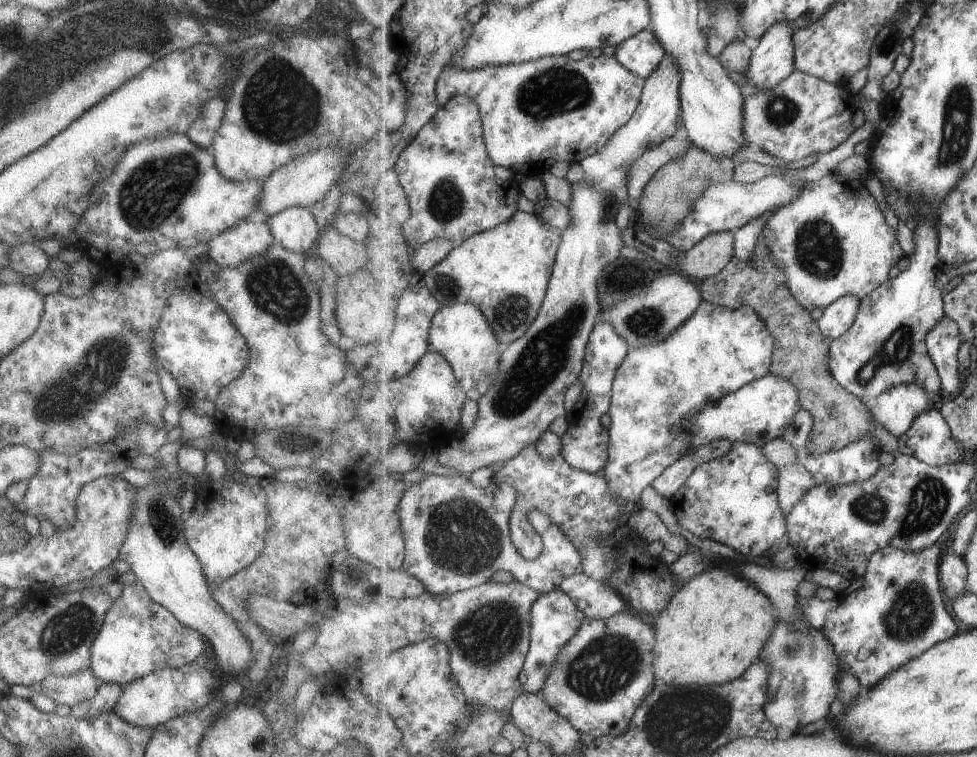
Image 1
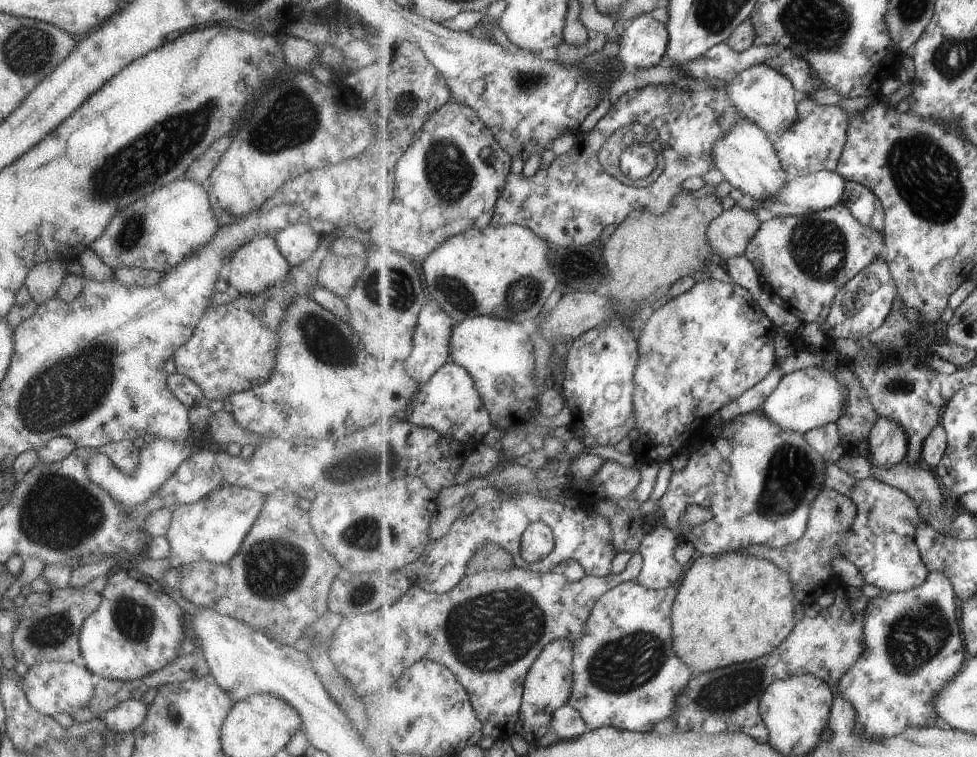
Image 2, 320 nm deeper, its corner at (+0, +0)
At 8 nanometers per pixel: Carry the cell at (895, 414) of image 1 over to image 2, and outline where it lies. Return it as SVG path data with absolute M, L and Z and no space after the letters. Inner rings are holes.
M879 417L870 435L868 458L881 469L891 468L906 460L909 437L905 429L889 417Z

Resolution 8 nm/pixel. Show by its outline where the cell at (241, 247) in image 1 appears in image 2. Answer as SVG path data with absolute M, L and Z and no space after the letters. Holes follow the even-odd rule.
M261 234L245 241L237 247L228 260L228 277L226 283L239 295L258 295L265 292L276 282L282 281L290 266L277 250L273 234Z

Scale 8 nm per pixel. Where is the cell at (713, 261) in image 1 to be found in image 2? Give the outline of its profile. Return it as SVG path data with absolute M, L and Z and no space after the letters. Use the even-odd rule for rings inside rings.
M737 203L713 220L708 228L709 242L716 249L718 256L721 256L722 264L724 264L723 260L745 255L761 225L761 218L755 209L745 208L743 204Z

